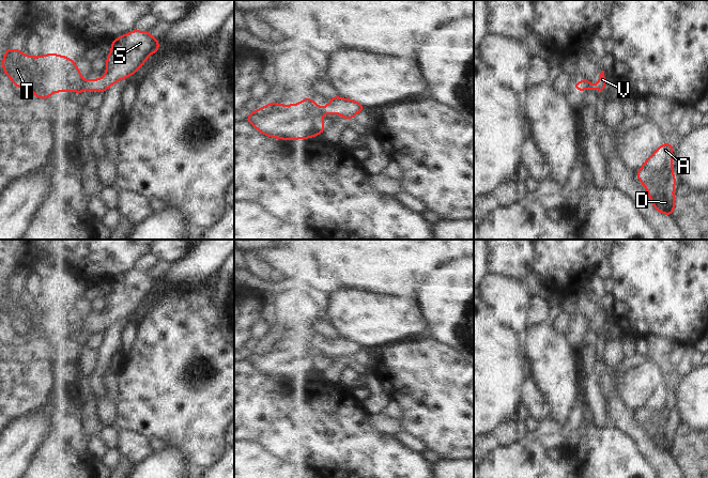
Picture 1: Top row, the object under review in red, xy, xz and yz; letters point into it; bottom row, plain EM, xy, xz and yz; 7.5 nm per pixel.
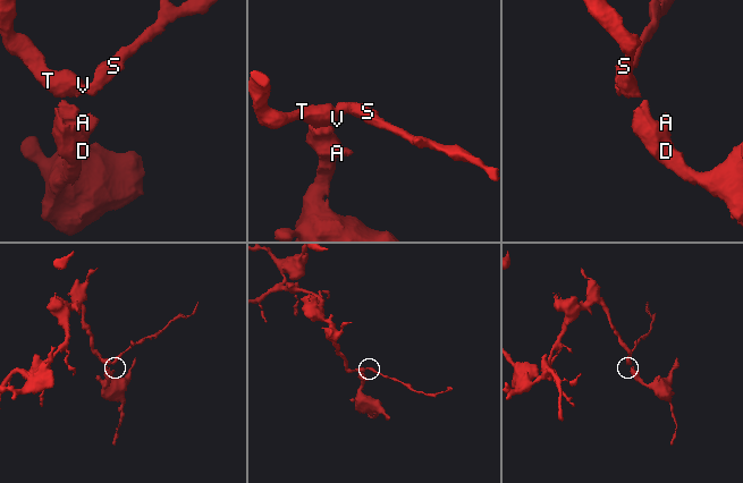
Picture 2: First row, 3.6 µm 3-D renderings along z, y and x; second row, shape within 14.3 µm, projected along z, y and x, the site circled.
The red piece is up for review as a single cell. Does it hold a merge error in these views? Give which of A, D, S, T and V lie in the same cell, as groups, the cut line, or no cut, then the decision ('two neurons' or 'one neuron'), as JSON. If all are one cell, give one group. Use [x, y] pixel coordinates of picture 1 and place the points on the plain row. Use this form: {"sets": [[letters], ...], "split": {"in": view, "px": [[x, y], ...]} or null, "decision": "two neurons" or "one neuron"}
{"sets": [["A", "D", "T", "V"], ["S"]], "split": {"in": "xy", "px": [[82, 320], [83, 328]]}, "decision": "two neurons"}

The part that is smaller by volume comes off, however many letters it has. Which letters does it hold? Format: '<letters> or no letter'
S

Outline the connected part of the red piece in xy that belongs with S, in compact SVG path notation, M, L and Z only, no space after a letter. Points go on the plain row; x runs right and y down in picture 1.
M137 271L119 276L111 282L111 292L106 297L107 308L101 319L83 320L83 329L106 330L117 321L127 318L135 313L140 306L148 299L151 293L155 293L159 288L157 278L153 277L148 271Z

